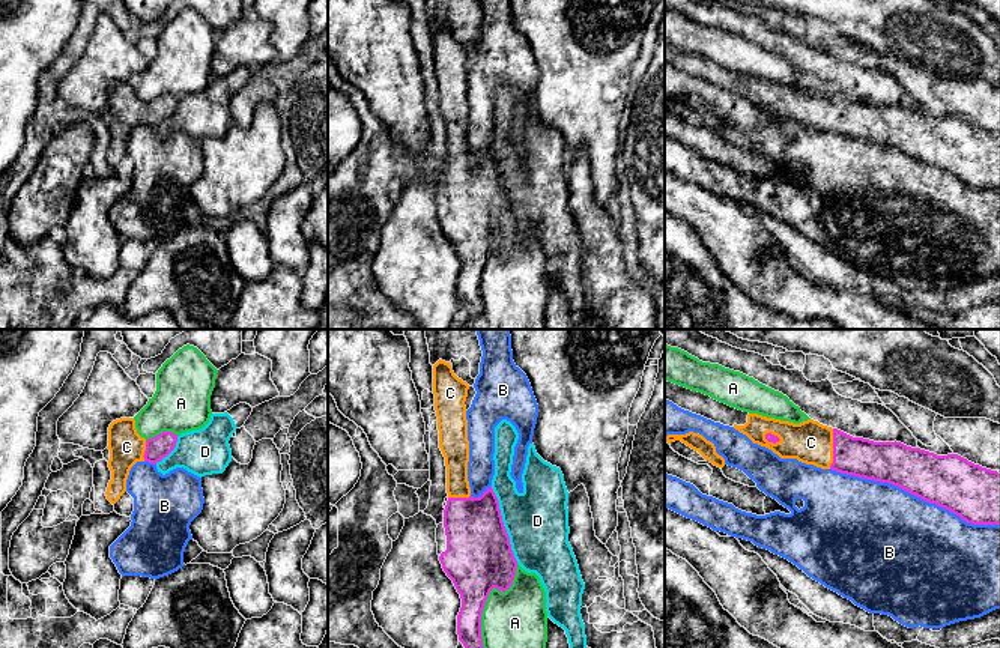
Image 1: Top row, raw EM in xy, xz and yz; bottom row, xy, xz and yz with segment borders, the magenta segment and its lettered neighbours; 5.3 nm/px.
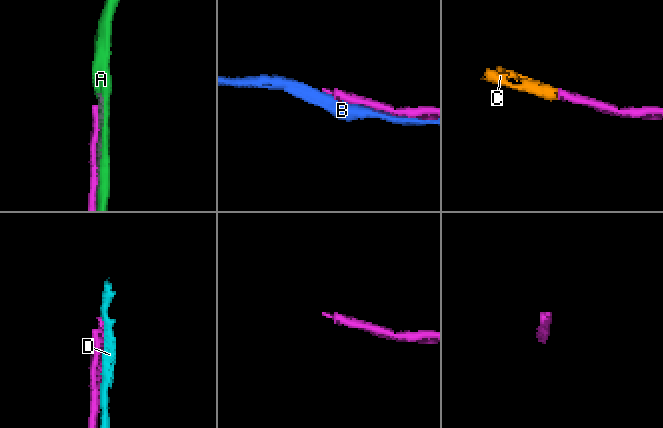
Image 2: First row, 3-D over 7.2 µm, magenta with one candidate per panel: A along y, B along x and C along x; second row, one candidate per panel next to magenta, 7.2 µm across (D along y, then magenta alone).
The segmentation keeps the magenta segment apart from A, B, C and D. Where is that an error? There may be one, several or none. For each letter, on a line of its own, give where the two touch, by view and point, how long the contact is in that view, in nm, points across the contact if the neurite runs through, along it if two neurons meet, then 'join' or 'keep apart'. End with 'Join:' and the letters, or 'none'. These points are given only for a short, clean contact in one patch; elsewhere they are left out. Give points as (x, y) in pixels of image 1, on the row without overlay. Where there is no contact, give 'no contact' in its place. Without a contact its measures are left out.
A: contact xz (486, 262); length 500 nm; keep apart
B: contact yz (915, 158); length 950 nm; keep apart
C: contact yz (833, 112); length 220 nm; join
D: contact xz (503, 188); length 440 nm; keep apart
Join: C

